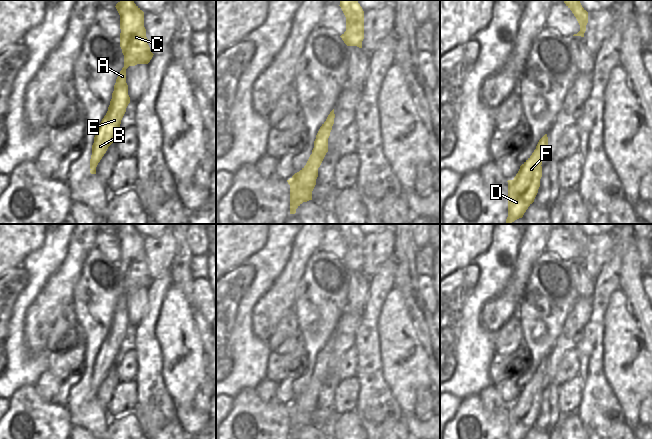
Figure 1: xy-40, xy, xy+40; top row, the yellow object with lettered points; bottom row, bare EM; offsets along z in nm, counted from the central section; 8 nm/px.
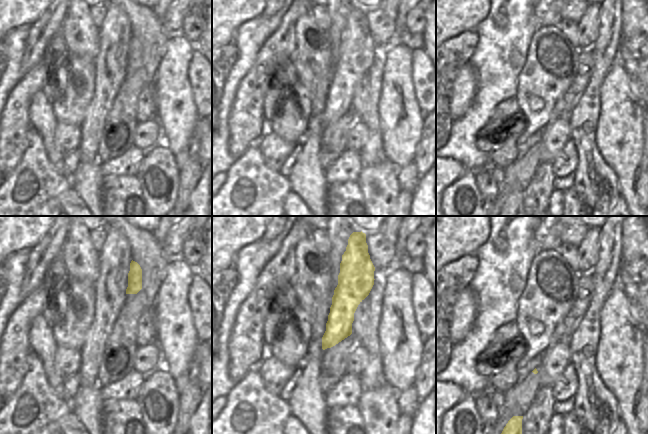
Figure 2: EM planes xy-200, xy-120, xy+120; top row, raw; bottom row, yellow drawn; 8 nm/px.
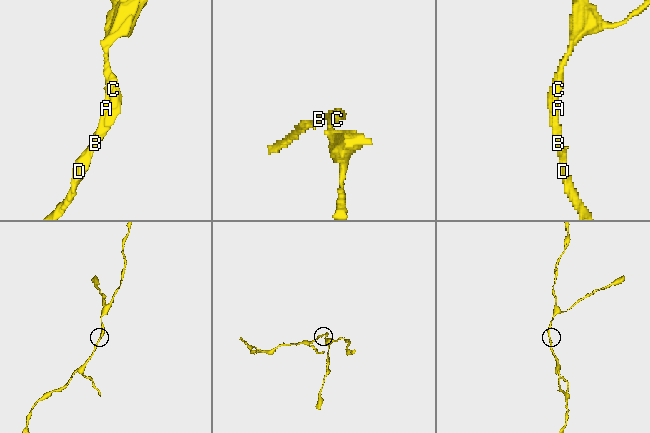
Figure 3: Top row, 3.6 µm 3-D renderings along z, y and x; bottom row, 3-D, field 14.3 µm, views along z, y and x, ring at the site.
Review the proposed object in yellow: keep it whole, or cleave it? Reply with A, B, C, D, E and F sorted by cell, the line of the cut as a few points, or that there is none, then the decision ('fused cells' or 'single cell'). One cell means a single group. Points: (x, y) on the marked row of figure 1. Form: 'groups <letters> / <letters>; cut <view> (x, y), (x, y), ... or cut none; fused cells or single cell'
groups A B C D E F; cut none; single cell

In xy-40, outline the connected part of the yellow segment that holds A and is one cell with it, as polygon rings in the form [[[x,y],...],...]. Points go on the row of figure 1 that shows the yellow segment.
[[[120,0],[115,7],[120,15],[120,47],[124,55],[124,67],[116,79],[108,111],[94,137],[90,159],[91,174],[96,174],[98,163],[121,132],[121,120],[130,103],[126,69],[137,64],[148,64],[154,55],[146,37],[144,12],[133,0]]]

